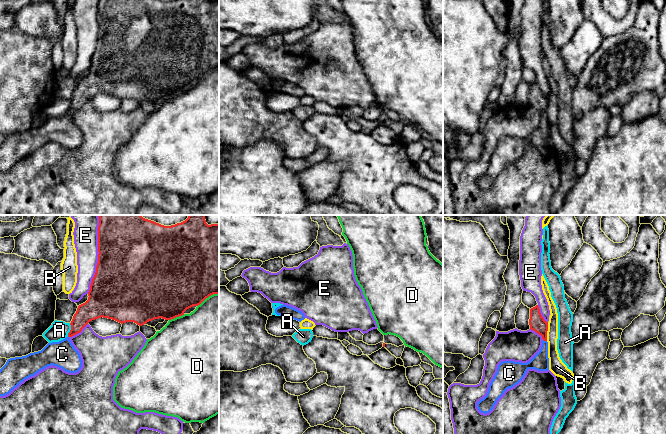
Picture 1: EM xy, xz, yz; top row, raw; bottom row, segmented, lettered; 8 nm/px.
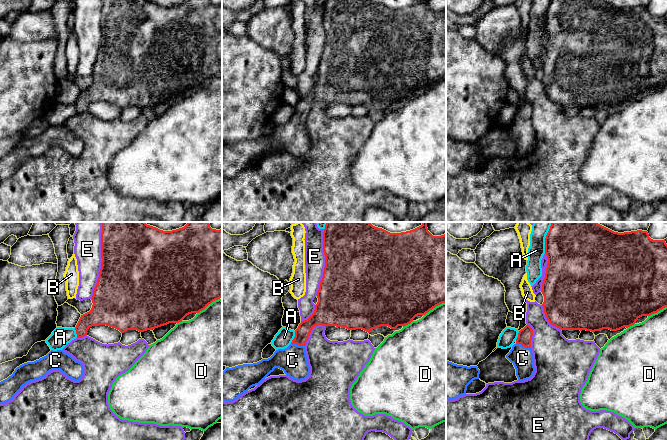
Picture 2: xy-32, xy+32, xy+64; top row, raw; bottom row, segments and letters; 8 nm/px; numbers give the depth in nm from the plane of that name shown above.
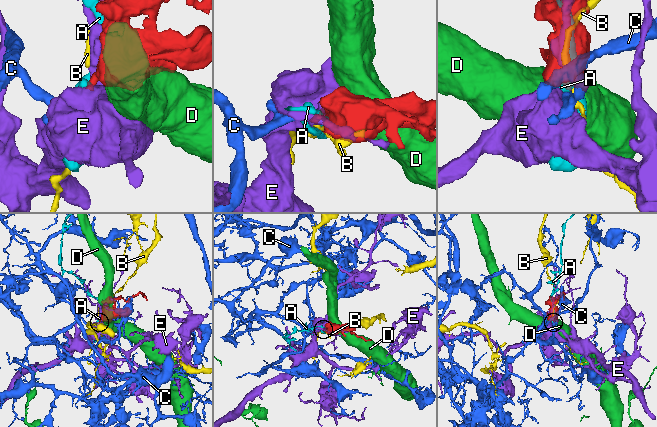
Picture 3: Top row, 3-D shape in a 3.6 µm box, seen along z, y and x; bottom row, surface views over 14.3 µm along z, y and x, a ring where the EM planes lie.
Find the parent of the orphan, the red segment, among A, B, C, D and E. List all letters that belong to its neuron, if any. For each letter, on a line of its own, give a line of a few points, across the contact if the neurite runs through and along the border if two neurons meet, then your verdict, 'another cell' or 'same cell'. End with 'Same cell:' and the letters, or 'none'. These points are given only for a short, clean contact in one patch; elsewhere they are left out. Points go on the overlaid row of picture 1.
A: another cell
B: another cell
C: line yz (537, 323), (541, 327), (545, 340), (540, 362); same cell
D: another cell
E: another cell
Same cell: C

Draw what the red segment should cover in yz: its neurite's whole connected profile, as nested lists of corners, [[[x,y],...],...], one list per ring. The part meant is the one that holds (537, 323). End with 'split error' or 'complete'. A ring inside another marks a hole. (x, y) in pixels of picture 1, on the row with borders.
[[[539,306],[530,309],[530,329],[542,336],[540,351],[527,363],[503,361],[498,365],[497,373],[489,385],[487,395],[477,403],[481,413],[489,413],[504,392],[518,384],[528,369],[549,370],[547,331],[548,322],[540,313]]]; split error

